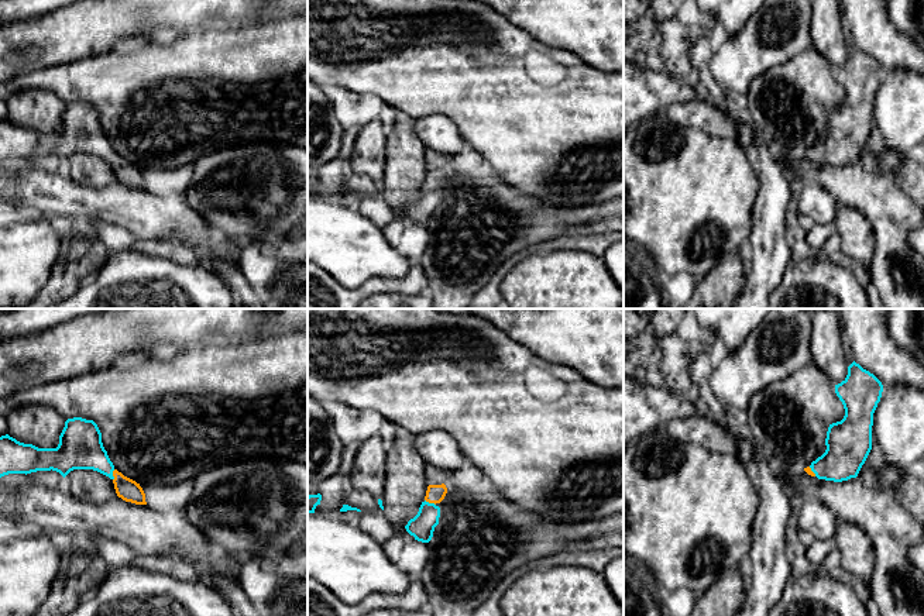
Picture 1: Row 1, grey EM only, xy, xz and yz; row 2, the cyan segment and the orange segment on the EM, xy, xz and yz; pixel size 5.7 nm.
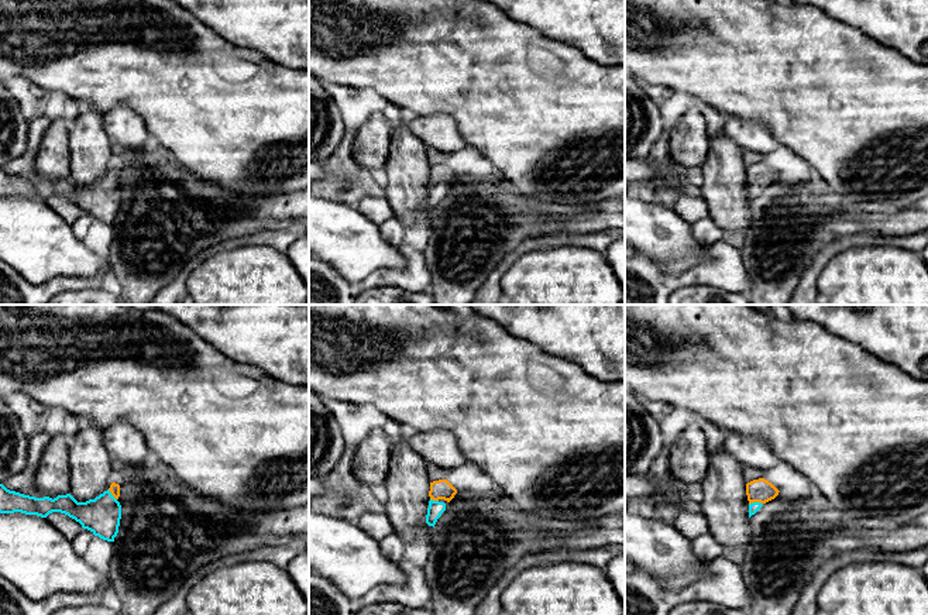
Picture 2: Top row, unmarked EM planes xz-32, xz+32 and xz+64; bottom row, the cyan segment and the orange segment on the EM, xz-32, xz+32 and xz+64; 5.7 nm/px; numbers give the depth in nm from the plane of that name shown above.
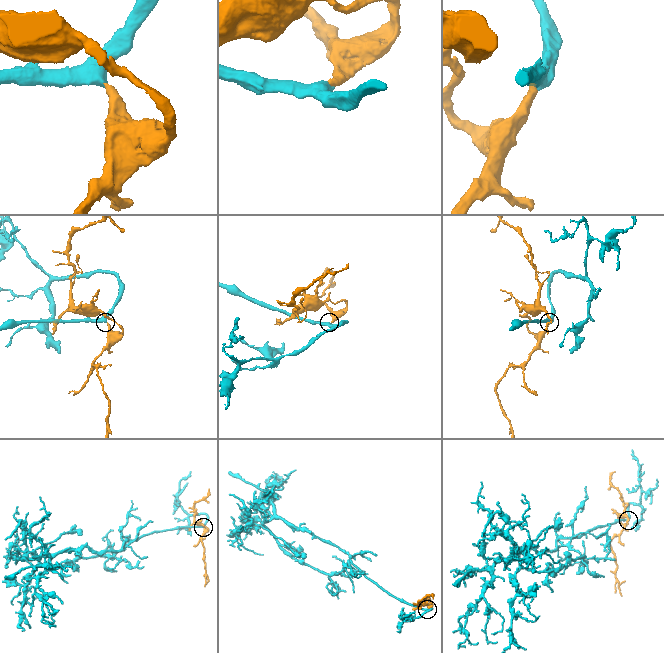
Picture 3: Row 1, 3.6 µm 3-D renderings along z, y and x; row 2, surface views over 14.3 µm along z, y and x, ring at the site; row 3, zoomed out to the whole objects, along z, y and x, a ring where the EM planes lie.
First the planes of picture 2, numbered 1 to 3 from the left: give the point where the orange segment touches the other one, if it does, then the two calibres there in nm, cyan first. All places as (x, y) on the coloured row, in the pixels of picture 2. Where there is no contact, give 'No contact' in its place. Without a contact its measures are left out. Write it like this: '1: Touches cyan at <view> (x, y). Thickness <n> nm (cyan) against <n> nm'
1: Touches cyan at xz-32 (112, 495). Thickness 220 nm (cyan) against 60 nm
2: Touches cyan at xz+32 (435, 501). Thickness 90 nm (cyan) against 110 nm
3: Touches cyan at xz+64 (755, 502). Thickness 60 nm (cyan) against 130 nm

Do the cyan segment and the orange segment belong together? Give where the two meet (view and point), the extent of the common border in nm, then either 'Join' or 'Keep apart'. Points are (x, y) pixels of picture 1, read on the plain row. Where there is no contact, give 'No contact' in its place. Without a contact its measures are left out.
Touches cyan at xz (430, 188). Shared border 70 nm. Join

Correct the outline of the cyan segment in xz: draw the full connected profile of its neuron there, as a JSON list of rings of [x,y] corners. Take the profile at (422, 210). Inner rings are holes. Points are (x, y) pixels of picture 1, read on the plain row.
[[[429,169],[425,185],[418,199],[405,210],[406,216],[422,227],[429,227],[434,211],[439,209],[440,192],[437,190],[446,180],[447,172],[442,169]]]

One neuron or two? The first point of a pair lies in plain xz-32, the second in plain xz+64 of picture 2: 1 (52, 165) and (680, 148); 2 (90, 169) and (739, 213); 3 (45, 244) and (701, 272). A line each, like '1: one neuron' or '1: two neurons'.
1: one neuron
2: one neuron
3: two neurons

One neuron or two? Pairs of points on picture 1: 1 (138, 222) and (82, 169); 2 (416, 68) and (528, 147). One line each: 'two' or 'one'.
1: two
2: one

